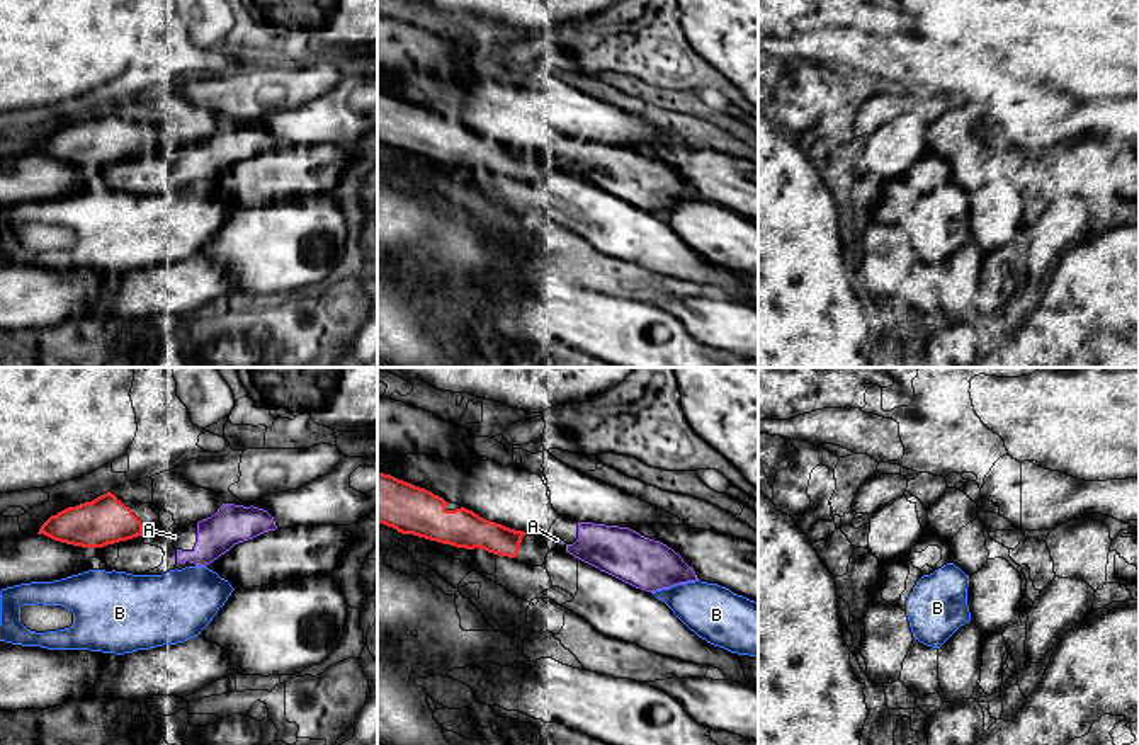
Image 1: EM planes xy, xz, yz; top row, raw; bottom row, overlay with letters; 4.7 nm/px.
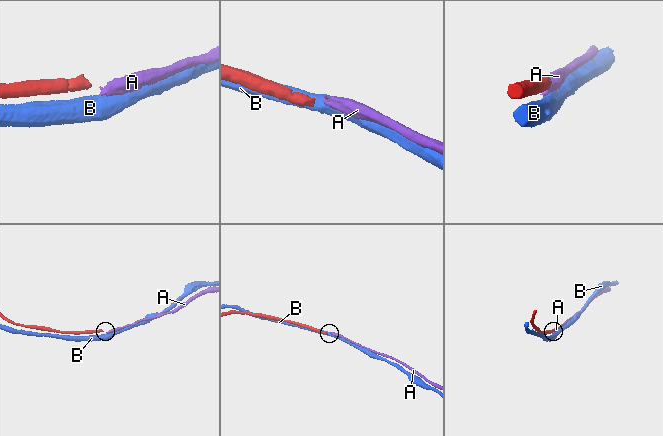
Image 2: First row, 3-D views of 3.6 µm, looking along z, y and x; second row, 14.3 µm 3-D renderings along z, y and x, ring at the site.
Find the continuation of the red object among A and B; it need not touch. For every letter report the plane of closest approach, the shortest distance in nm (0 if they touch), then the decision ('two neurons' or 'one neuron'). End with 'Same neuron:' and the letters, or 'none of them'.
A: nearest in xz; 130 nm apart; two neurons
B: nearest in xy; 110 nm apart; two neurons
Same neuron: none of them

